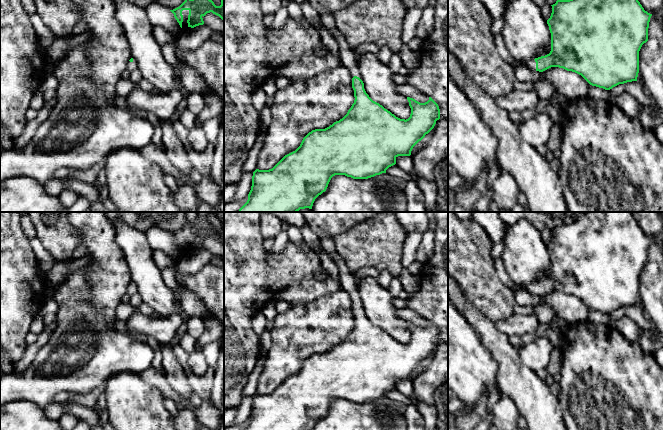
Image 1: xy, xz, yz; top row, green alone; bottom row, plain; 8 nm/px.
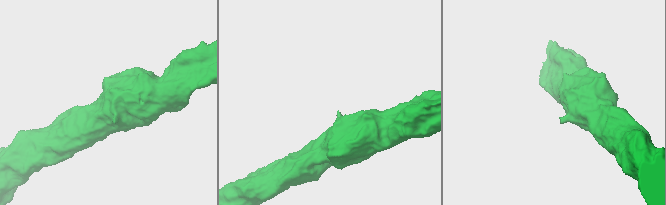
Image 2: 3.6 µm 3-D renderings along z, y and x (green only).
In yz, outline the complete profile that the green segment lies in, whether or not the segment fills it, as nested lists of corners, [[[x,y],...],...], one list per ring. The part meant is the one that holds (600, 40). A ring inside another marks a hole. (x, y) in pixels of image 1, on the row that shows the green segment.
[[[557,0],[547,20],[551,33],[551,51],[513,66],[526,66],[532,71],[543,72],[551,67],[563,68],[581,75],[590,85],[610,90],[627,82],[637,81],[639,51],[648,41],[648,28],[652,14],[644,10],[638,0]]]

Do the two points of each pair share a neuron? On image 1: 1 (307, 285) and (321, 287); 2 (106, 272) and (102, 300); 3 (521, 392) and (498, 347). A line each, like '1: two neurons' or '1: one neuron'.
1: one neuron
2: one neuron
3: one neuron

